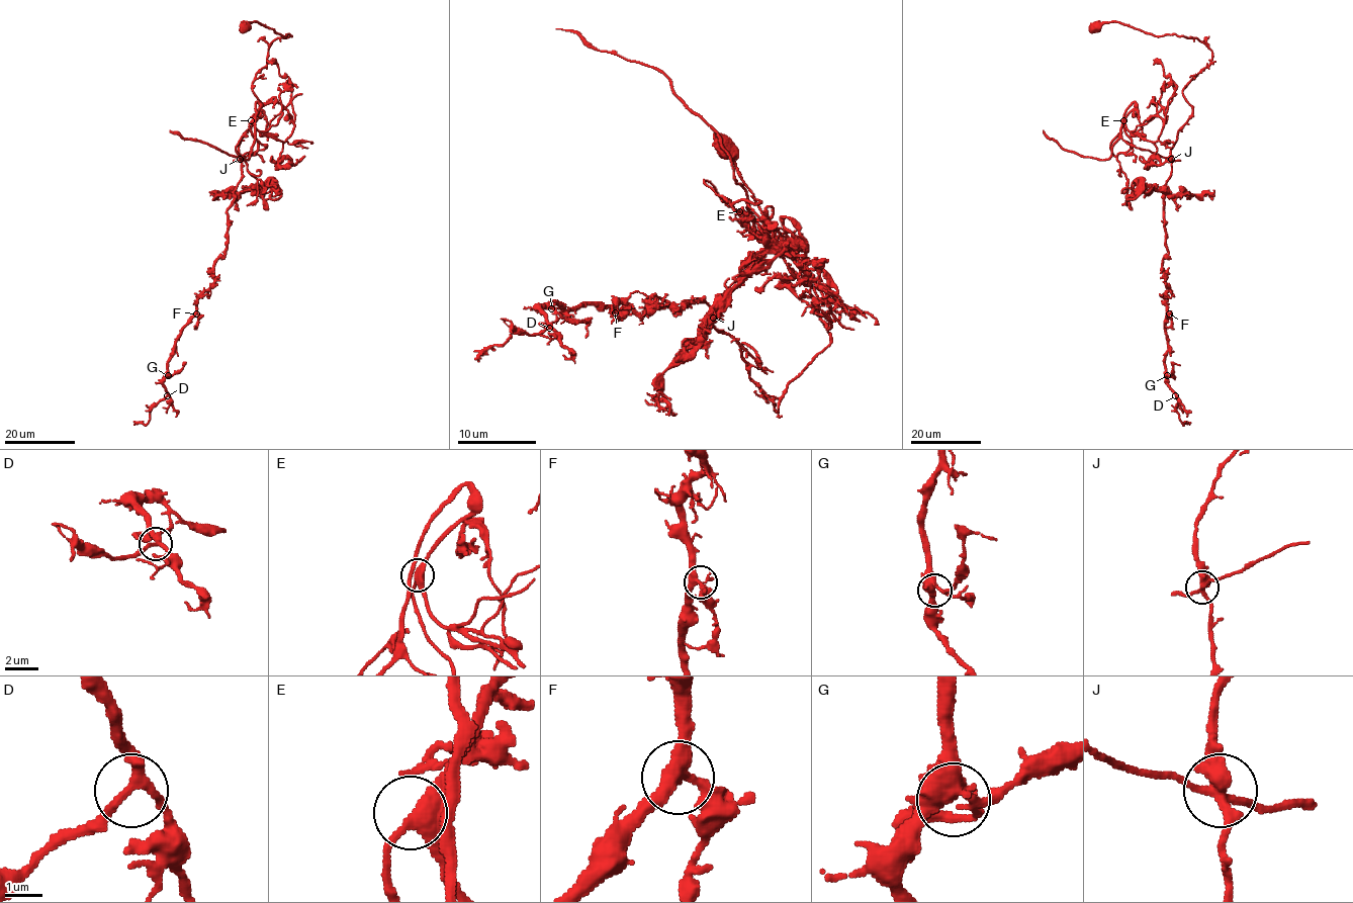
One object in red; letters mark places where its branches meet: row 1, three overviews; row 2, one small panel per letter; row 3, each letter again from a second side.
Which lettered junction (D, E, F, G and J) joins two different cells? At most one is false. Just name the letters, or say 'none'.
J

